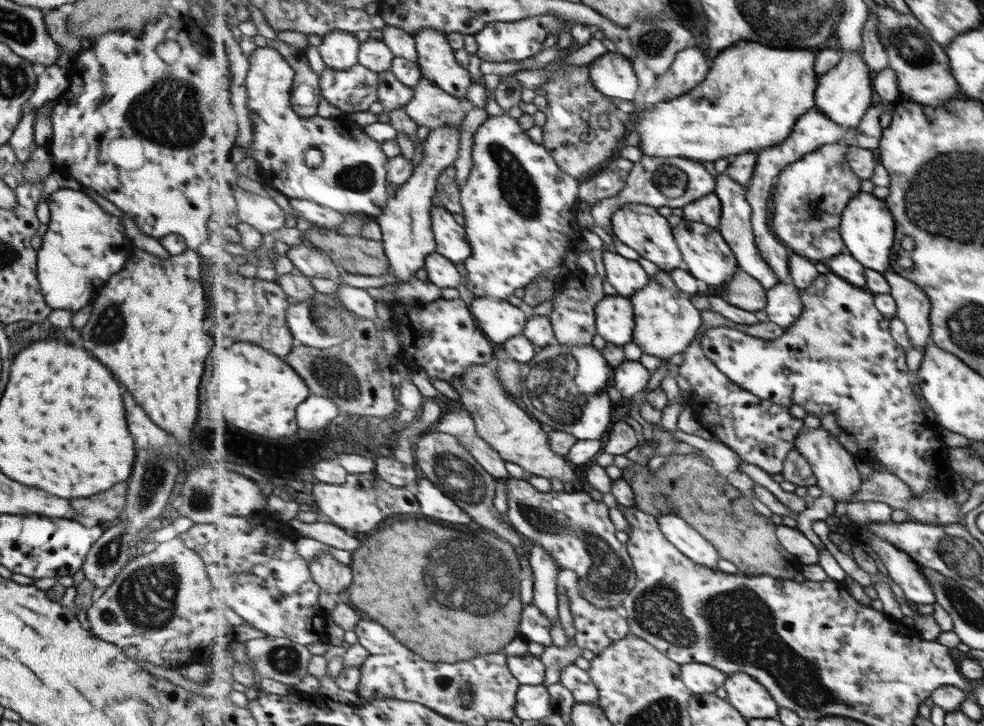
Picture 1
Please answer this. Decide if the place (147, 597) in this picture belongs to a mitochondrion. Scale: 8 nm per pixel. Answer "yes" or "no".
yes

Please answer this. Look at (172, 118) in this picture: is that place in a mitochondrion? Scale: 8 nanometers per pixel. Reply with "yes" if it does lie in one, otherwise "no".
yes

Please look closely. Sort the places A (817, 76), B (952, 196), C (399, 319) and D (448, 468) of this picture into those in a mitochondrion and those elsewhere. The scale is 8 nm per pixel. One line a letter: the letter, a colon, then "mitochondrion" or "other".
A: other
B: mitochondrion
C: other
D: mitochondrion

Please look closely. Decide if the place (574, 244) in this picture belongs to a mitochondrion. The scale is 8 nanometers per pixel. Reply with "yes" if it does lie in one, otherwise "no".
no

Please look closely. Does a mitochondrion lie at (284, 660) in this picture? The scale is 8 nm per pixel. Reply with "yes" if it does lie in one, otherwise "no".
yes

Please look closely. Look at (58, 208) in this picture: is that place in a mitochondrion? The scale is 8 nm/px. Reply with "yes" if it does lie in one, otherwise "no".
no

